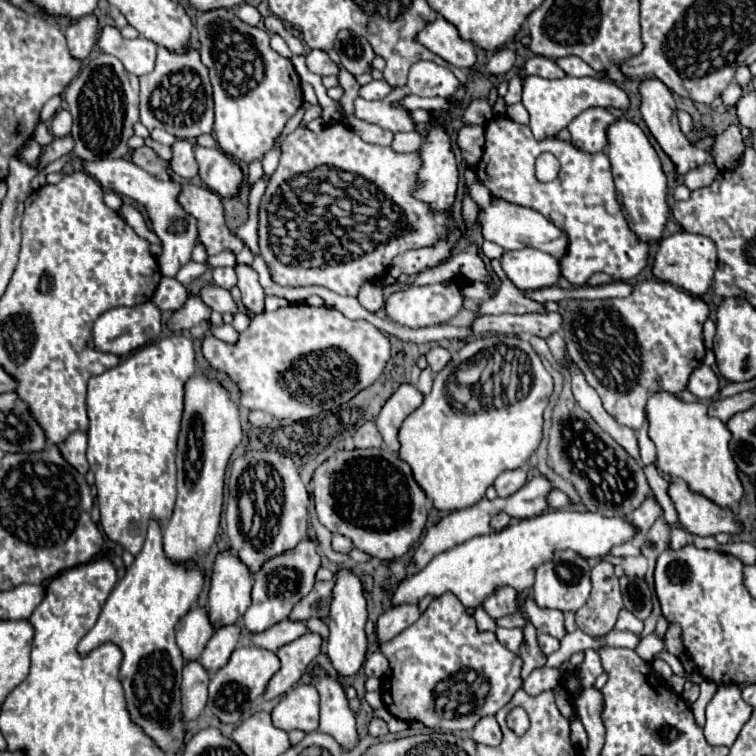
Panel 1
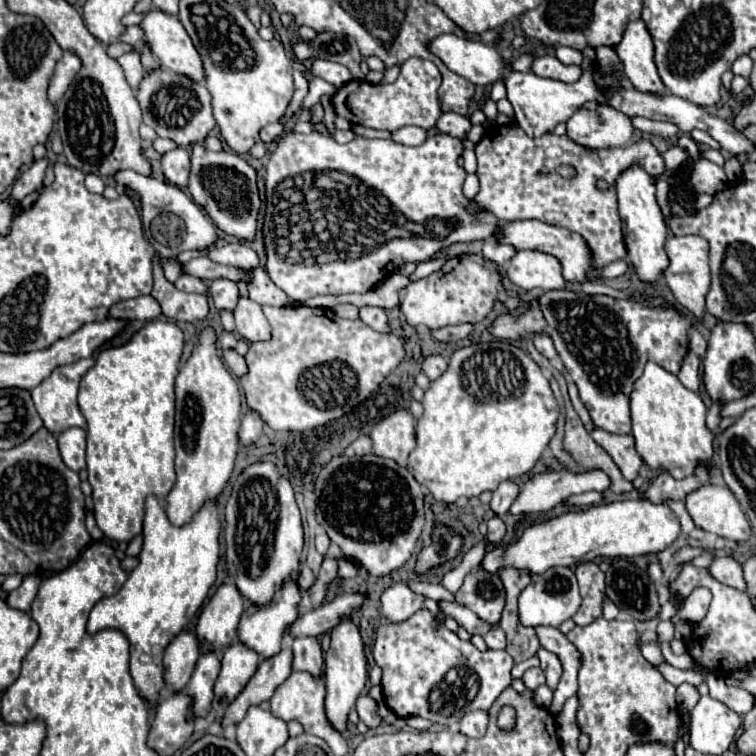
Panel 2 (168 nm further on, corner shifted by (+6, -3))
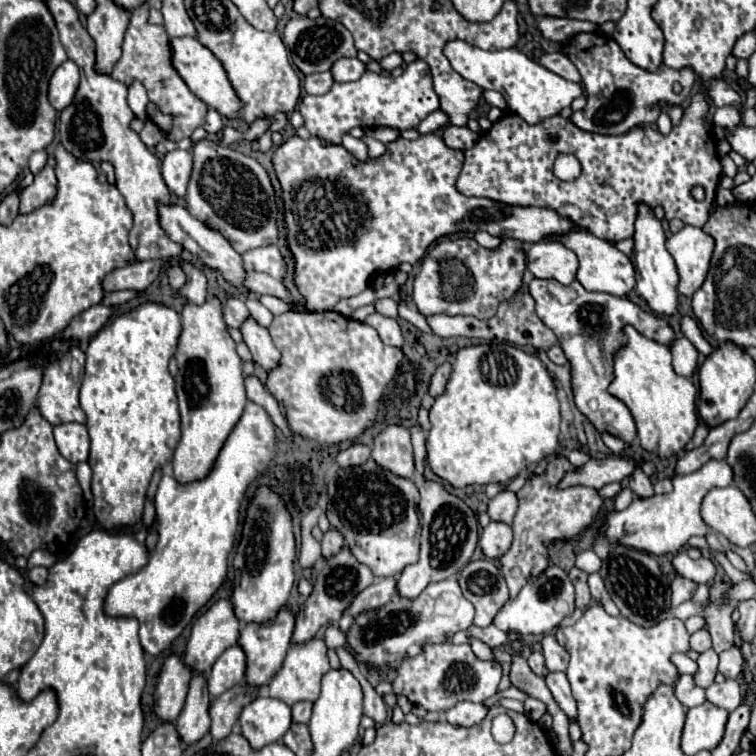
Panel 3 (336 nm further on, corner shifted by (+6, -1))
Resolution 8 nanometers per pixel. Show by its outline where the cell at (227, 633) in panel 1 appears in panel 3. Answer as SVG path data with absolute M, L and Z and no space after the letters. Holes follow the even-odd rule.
M194 674L190 680L190 690L188 690L184 710L176 720L178 738L186 746L198 742L210 728L210 716L208 716L210 694L204 690L204 686L206 686L204 676Z

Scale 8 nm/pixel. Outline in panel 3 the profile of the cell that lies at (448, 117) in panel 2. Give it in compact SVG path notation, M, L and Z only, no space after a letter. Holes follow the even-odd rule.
M450 124L450 126L444 128L442 138L444 138L446 146L450 146L454 150L468 150L468 148L472 148L476 144L478 134L472 132L472 130L468 130L466 126L464 128L458 128L458 126L452 126Z

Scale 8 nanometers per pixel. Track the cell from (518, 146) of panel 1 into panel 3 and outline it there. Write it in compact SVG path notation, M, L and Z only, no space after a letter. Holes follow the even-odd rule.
M698 92L692 96L690 104L686 106L680 124L672 126L670 134L662 134L660 130L650 126L636 126L630 132L620 136L598 136L594 132L582 132L578 126L574 126L570 120L562 116L550 116L544 122L526 124L526 120L522 120L518 114L504 114L498 122L492 124L488 132L484 132L478 138L474 148L464 152L466 160L456 180L456 188L464 196L484 196L484 198L512 204L512 206L554 208L558 214L570 218L572 222L592 232L594 236L602 240L614 240L614 242L630 238L634 234L638 204L646 204L650 208L662 206L666 212L666 220L680 218L684 224L704 226L712 212L712 206L716 200L716 188L722 178L722 164L716 152L718 142L712 132L712 126L706 120L708 110L710 110L710 104L706 100L706 94ZM560 152L576 156L578 162L582 164L582 174L572 182L558 180L552 172L554 160ZM696 184L706 188L704 202L696 202L690 194L692 186Z

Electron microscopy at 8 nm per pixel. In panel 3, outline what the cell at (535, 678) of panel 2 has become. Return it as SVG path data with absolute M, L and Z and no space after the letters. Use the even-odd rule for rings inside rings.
M532 652L530 658L528 658L528 664L530 664L530 668L532 668L536 674L546 674L546 666L544 666L544 656L542 656L542 652Z

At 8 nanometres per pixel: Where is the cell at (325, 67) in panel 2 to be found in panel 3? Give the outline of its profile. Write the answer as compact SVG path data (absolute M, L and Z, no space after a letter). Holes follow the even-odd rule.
M340 58L332 66L332 74L336 82L352 82L358 80L366 72L366 64L358 58Z

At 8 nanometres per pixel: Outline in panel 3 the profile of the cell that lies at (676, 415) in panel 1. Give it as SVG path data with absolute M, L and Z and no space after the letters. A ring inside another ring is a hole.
M624 326L622 328L624 336L626 336L626 346L618 348L618 352L614 354L614 380L608 386L608 392L612 396L616 396L618 400L622 400L636 422L638 428L638 438L644 450L648 452L658 452L662 458L668 458L672 454L682 454L682 448L686 446L686 442L692 438L696 426L698 426L698 418L696 418L696 388L694 384L684 378L678 376L672 368L672 356L670 356L670 346L666 344L658 344L646 336L642 336L634 326Z

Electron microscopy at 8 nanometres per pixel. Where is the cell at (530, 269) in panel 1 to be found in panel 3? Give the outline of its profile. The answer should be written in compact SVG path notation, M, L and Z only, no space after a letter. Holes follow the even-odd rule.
M542 240L528 250L528 270L536 278L554 278L560 284L570 284L576 278L578 258L560 240Z

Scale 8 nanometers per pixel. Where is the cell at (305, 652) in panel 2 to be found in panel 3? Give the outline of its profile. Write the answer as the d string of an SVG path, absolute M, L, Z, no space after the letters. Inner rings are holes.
M346 546L342 548L342 552L338 552L338 554L330 556L330 558L320 558L312 566L312 578L310 578L310 582L312 582L314 590L306 598L306 602L300 606L300 612L296 614L296 628L294 628L292 642L304 644L310 638L314 638L316 632L330 622L330 618L340 618L346 612L346 608L350 608L354 596L358 596L374 580L376 578L370 572L370 568L366 568L362 562L354 560L354 554Z

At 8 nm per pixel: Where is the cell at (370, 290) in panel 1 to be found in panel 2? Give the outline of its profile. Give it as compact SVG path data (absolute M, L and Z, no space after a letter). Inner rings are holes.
M362 306L360 308L360 320L366 322L370 328L378 330L378 332L390 332L388 328L388 318L386 318L386 310L378 308L378 306Z

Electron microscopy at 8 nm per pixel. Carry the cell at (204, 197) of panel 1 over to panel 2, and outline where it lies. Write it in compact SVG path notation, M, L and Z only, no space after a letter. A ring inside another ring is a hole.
M230 242L224 248L210 250L208 258L218 262L218 264L226 264L226 266L240 266L240 268L254 268L254 266L258 266L256 252L252 248L240 244L240 242Z

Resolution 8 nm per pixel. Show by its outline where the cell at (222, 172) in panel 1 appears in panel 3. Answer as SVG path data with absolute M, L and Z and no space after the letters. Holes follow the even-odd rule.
M200 140L192 148L194 170L186 192L188 212L202 220L210 230L220 232L236 252L276 244L278 240L278 204L268 172L256 158L240 154L212 140Z

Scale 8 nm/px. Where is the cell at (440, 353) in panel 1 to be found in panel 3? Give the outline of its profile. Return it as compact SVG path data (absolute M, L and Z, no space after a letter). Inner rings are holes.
M446 362L446 364L442 364L436 372L434 372L434 376L432 376L432 382L430 382L430 394L436 398L436 396L440 396L444 390L446 390L446 384L448 384L448 380L450 380L450 372L452 372L452 366Z

